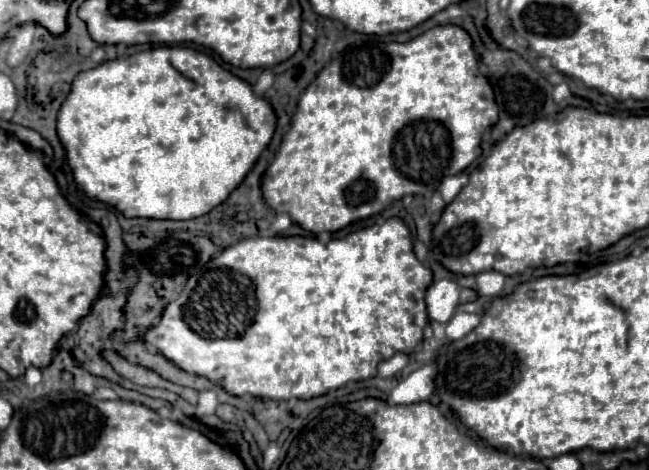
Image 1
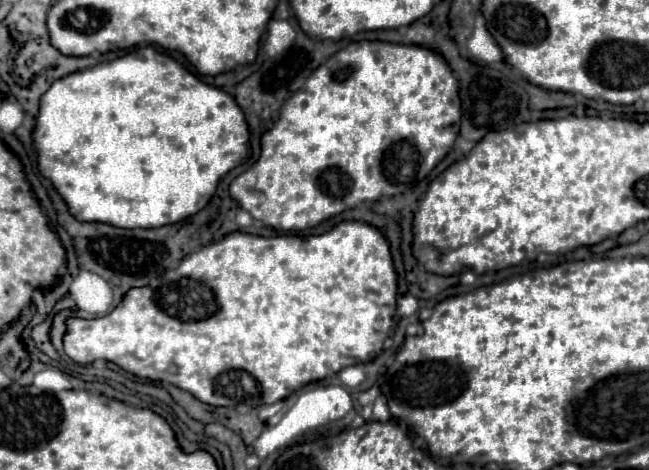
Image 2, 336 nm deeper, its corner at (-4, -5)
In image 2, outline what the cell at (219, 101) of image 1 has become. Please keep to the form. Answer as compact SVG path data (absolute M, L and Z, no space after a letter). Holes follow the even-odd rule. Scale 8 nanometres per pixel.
M145 46L53 82L41 96L33 140L41 174L53 182L73 216L119 228L159 228L209 204L219 180L247 158L249 126L225 90L201 82L177 60Z

